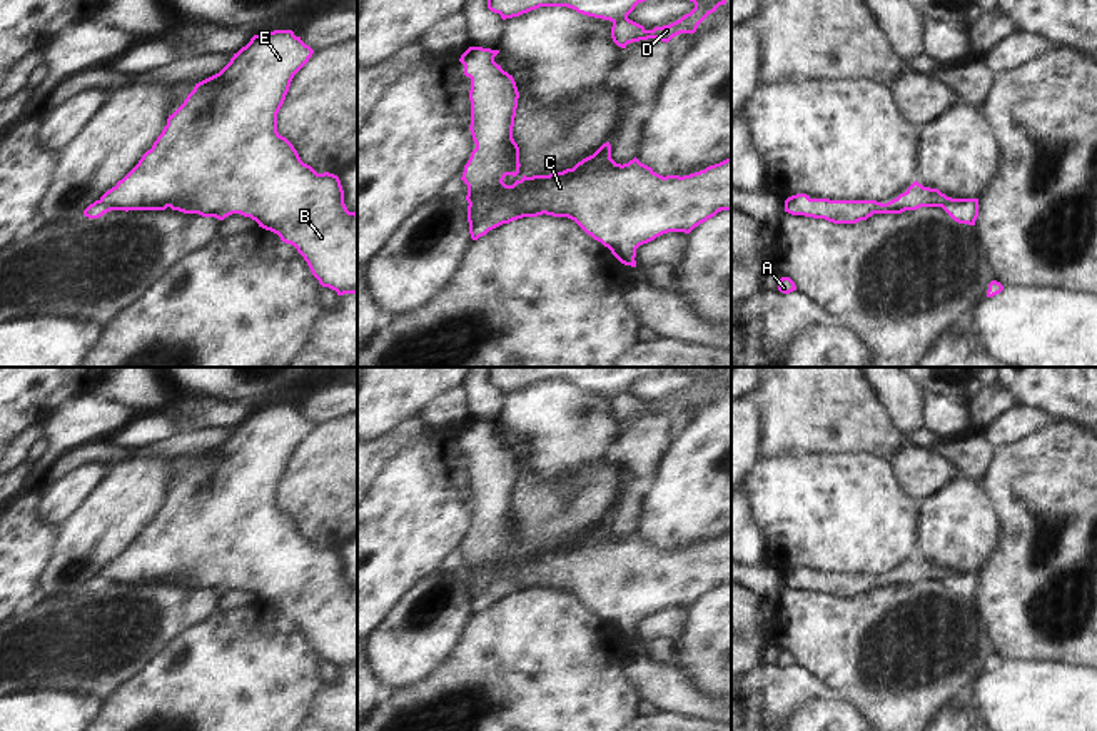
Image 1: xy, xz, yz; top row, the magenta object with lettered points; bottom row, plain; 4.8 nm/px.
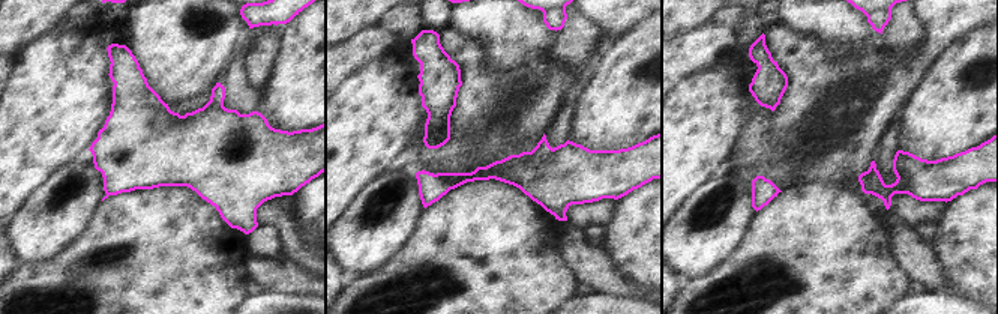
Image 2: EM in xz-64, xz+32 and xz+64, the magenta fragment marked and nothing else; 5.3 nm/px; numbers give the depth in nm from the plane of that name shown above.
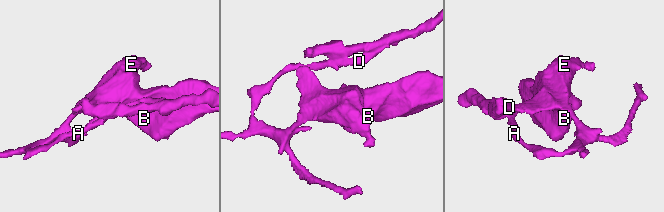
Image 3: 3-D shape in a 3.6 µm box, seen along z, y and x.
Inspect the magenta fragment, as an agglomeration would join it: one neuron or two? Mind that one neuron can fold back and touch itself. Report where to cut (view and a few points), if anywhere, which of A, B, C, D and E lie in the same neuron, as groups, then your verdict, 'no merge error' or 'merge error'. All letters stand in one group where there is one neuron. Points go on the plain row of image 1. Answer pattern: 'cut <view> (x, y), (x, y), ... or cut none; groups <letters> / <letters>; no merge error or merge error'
cut xz (470, 578), (475, 589), (490, 603); groups A D / B C E; merge error

